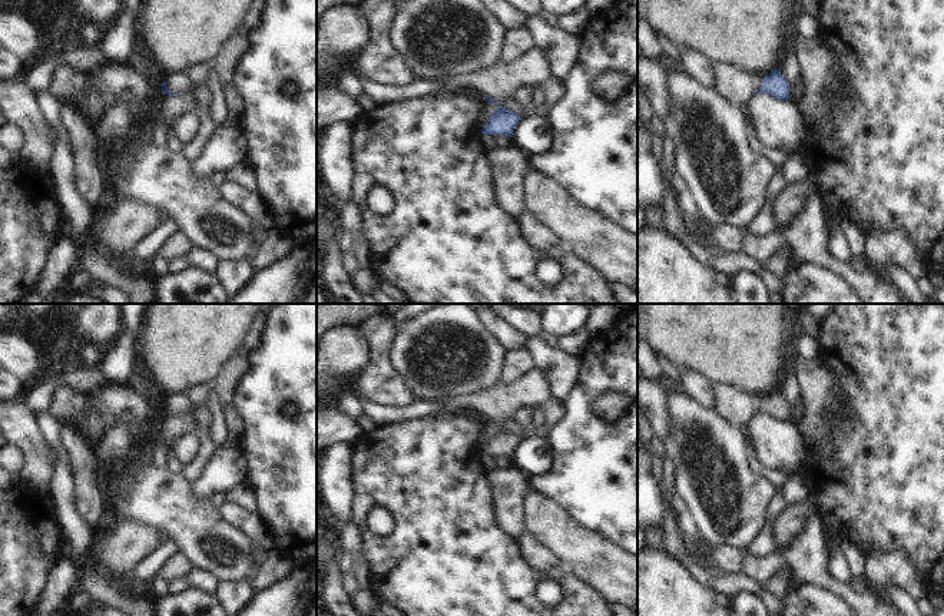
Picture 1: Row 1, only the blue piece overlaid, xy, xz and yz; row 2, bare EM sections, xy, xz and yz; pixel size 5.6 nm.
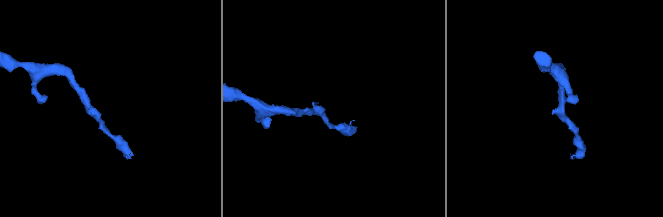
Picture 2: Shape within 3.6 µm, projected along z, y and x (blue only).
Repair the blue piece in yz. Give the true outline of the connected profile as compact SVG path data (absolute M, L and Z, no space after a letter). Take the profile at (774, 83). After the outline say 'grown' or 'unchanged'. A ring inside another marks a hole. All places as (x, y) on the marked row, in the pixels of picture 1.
M729 64L713 66L716 74L716 90L736 107L749 105L751 97L758 93L768 93L782 102L791 99L791 87L781 72L781 67L766 76L759 76Z; grown

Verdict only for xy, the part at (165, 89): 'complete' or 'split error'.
split error

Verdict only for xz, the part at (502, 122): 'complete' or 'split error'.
split error

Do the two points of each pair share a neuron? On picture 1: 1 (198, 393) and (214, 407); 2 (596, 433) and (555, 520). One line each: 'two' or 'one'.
1: two
2: two

